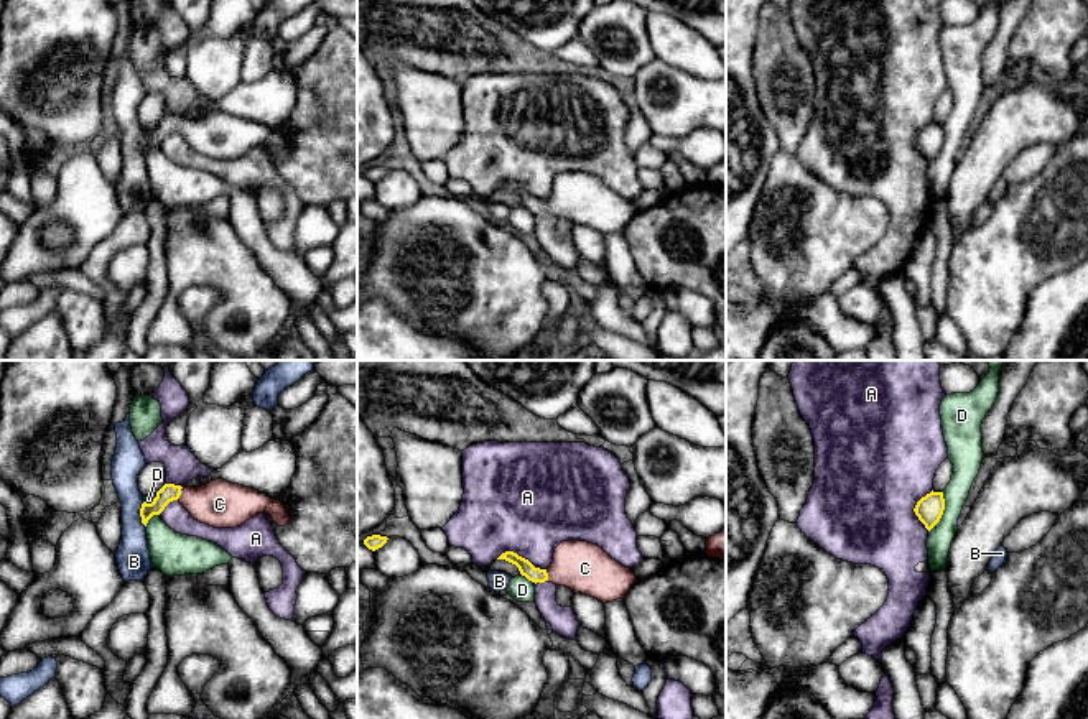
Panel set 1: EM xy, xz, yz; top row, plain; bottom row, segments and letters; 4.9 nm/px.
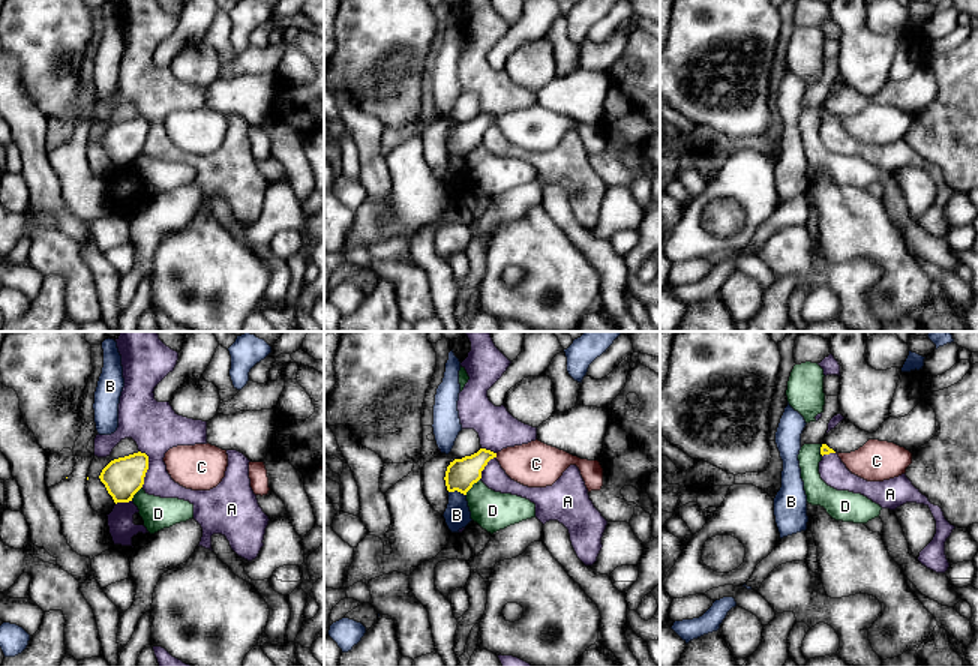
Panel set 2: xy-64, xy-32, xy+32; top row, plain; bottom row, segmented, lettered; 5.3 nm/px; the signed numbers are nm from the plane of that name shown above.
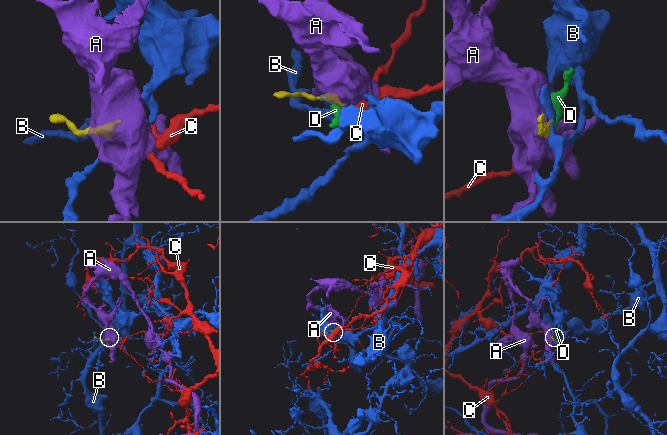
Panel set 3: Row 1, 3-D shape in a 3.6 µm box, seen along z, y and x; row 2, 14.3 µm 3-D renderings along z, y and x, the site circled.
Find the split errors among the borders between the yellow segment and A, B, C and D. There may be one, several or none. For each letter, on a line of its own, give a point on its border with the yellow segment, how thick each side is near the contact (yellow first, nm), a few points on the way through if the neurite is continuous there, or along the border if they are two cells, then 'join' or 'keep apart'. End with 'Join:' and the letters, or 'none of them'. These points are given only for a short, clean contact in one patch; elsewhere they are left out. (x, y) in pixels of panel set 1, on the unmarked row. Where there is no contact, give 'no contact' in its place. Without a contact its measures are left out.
A: meets yellow in xz at (520, 188); 80 nm thick on the yellow side, 460 nm on the other; keep apart
B: meets yellow in xy at (140, 147); 90 nm thick on the yellow side, 170 nm on the other; border along xy (142, 134), (140, 153), (145, 158); keep apart
C: meets yellow in xy at (180, 125); 90 nm thick on the yellow side, 240 nm on the other; runs through xy (168, 124), (180, 125), (204, 135), (219, 135); join
D: meets yellow in yz at (942, 143); 140 nm thick on the yellow side, 130 nm on the other; border along yz (943, 124), (943, 145), (929, 163); keep apart
Join: C

